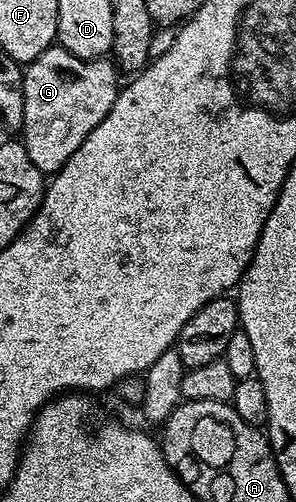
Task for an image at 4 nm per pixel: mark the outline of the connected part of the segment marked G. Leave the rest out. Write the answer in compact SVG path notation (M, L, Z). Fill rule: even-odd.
M53 47L42 51L33 61L27 62L23 70L24 78L24 123L22 128L22 143L26 147L26 155L30 155L30 163L38 167L38 171L45 175L55 175L56 172L82 147L86 135L106 119L110 107L114 107L114 99L118 92L116 85L118 69L111 60L97 59L83 61L70 51Z

